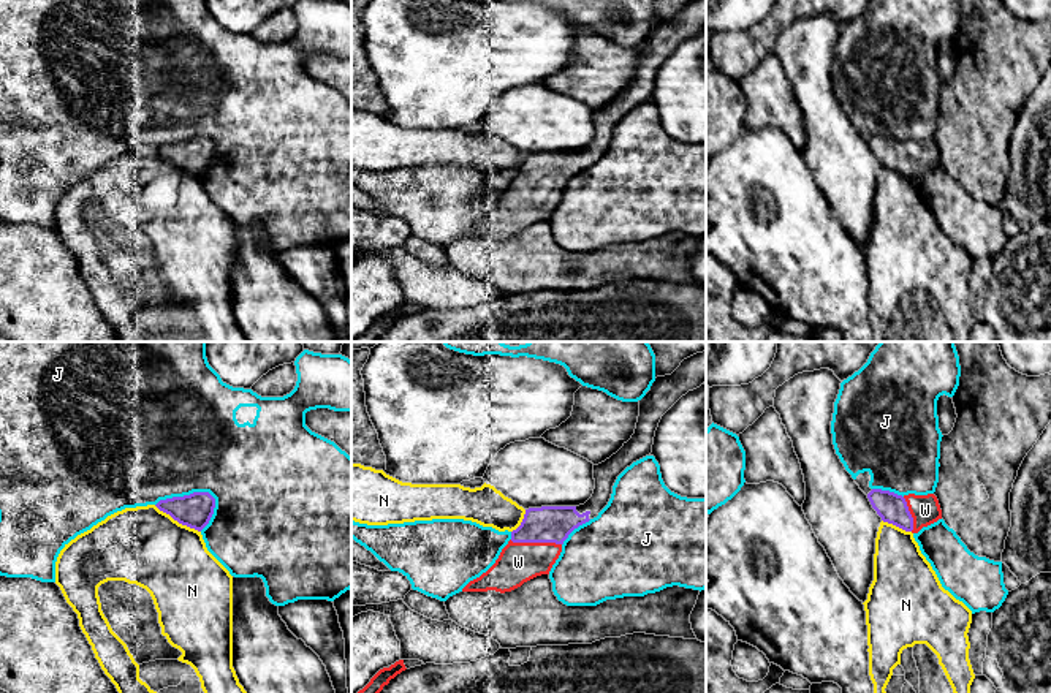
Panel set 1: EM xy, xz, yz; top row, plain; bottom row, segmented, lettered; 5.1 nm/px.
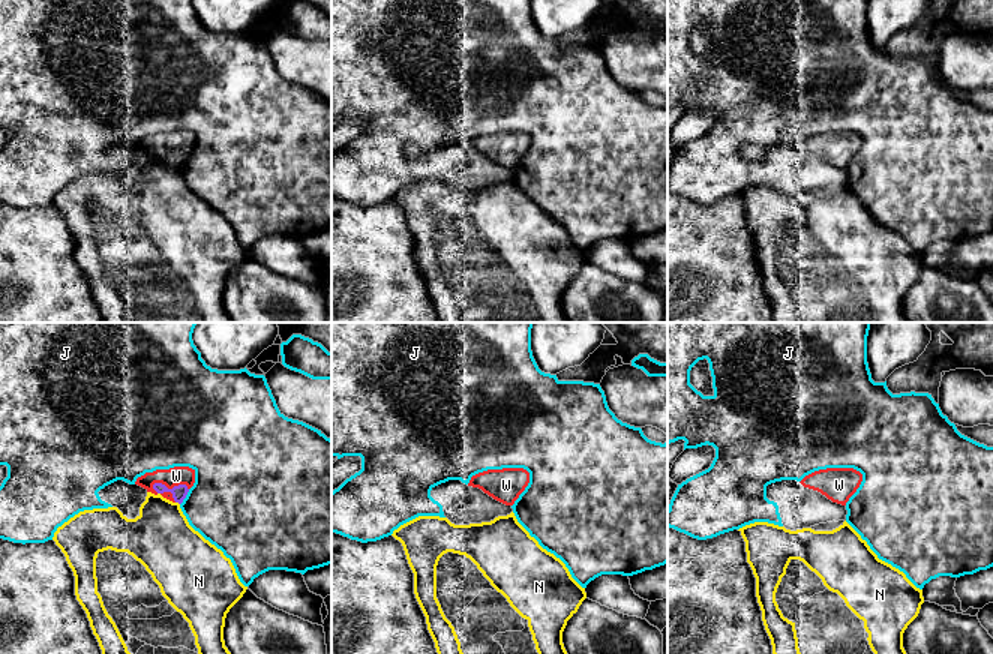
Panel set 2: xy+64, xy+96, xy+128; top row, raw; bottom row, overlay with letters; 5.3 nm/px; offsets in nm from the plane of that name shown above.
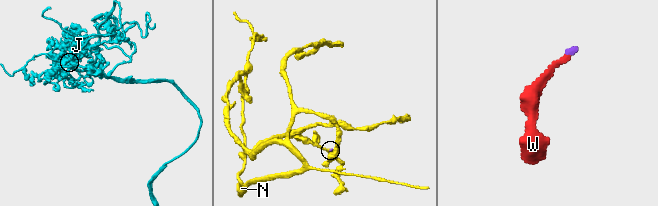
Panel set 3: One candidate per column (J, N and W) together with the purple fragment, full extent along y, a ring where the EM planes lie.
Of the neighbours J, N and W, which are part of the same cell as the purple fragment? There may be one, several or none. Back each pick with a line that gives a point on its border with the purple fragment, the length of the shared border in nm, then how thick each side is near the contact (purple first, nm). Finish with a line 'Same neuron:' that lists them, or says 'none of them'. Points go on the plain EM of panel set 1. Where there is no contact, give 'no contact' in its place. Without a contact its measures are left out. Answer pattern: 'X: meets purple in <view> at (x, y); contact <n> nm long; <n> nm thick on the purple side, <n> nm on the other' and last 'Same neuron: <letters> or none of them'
W: meets purple in xz at (535, 187); contact 260 nm long; 190 nm thick on the purple side, 200 nm on the other
Same neuron: W

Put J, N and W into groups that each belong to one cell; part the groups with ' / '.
J / N / W

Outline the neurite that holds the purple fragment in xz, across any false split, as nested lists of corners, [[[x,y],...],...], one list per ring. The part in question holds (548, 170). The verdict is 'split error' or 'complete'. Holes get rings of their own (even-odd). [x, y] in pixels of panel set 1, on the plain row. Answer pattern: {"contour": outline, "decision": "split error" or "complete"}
{"contour": [[[693,0],[665,22],[657,22],[639,46],[635,79],[605,108],[594,111],[595,134],[579,152],[541,152],[526,155],[521,171],[502,195],[495,209],[462,237],[511,237],[524,228],[549,220],[562,198],[562,190],[579,171],[597,163],[608,150],[617,122],[633,108],[651,101],[662,62],[689,36],[706,27],[706,0]]], "decision": "split error"}

